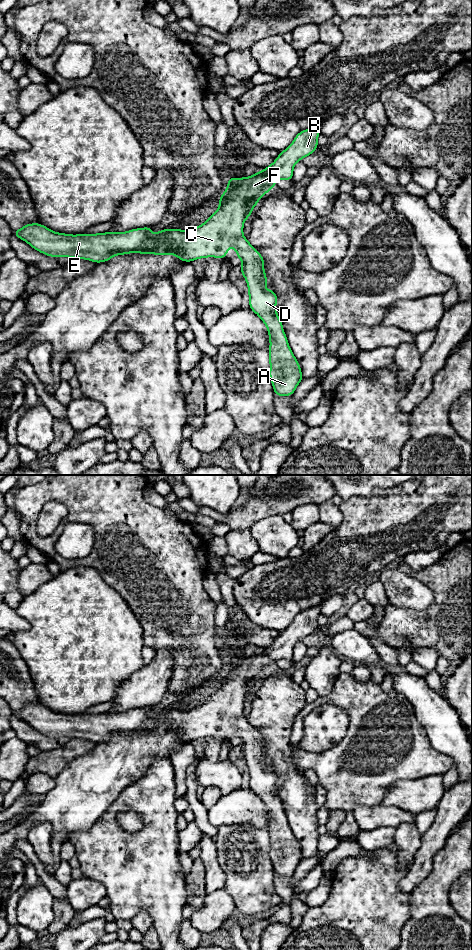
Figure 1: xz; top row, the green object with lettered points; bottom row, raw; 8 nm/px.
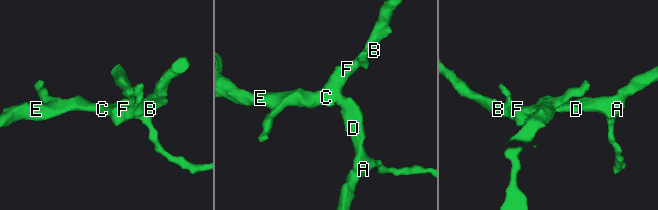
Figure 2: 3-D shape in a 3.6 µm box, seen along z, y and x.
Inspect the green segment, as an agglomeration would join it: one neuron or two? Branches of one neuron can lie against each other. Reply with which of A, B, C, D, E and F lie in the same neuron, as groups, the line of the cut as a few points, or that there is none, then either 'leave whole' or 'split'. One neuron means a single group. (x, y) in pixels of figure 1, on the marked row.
A B C D E F; no cut; leave whole

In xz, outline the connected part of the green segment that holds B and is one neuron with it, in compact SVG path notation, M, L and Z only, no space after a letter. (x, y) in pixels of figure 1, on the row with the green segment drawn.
M320 125L303 130L297 134L287 149L280 152L280 155L269 167L250 177L229 177L228 186L219 198L219 209L206 222L191 230L161 229L154 236L151 236L153 227L145 227L132 229L128 232L70 235L56 233L39 223L33 223L13 231L13 234L26 241L40 253L50 257L75 257L95 263L109 261L115 255L127 253L172 254L186 262L205 257L224 259L228 248L232 245L237 252L236 257L242 260L241 274L245 277L248 285L250 309L261 318L268 329L270 339L269 363L271 366L269 376L274 393L284 397L291 396L303 379L301 368L289 347L282 322L276 312L277 295L273 290L264 288L268 282L264 272L264 259L243 236L243 224L250 217L253 208L261 197L272 190L278 180L293 180L294 165L304 157L314 153L318 148L317 137L319 135Z

